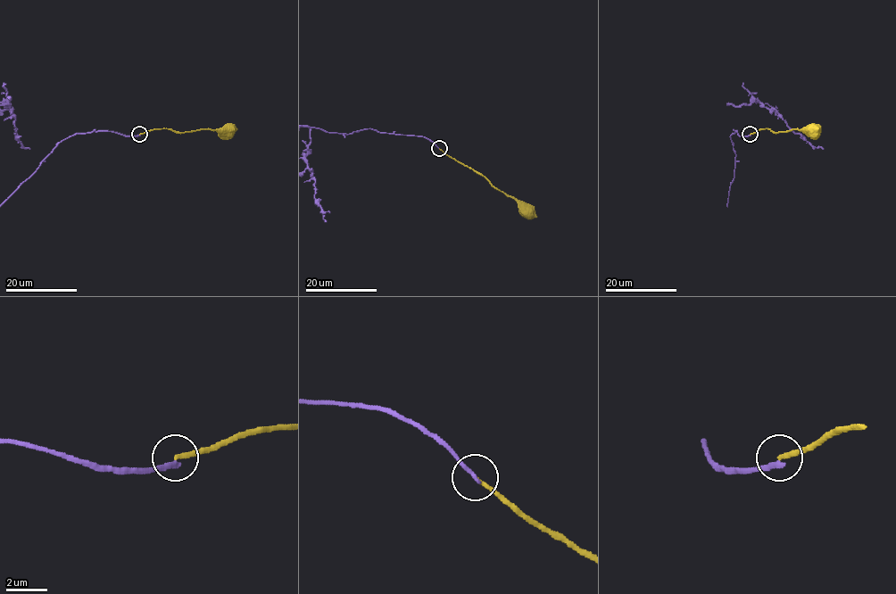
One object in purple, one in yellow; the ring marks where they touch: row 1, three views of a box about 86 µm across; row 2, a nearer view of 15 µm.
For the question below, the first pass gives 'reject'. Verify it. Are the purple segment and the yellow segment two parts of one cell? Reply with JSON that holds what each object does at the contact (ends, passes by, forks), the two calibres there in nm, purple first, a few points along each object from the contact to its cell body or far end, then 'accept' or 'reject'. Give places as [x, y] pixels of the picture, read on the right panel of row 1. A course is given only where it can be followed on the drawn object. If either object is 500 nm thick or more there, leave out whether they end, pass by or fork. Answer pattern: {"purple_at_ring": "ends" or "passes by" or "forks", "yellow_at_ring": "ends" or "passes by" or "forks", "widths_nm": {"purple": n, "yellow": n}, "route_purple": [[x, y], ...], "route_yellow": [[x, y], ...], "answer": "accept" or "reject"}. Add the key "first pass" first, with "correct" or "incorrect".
{"first pass": "correct", "purple_at_ring": "ends", "yellow_at_ring": "ends", "widths_nm": {"purple": 240, "yellow": 200}, "route_yellow": [[750, 134], [762, 128], [774, 132], [811, 130]], "answer": "reject"}

